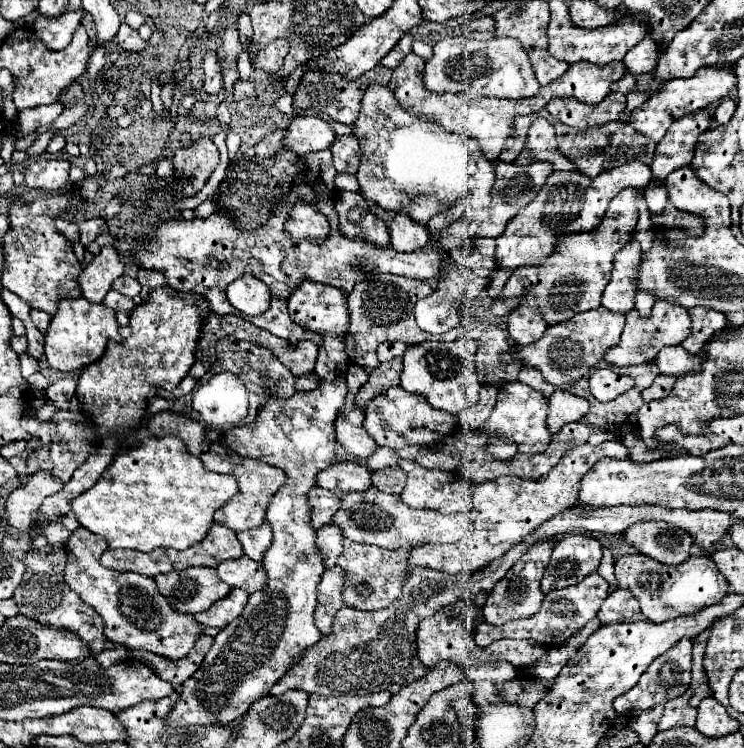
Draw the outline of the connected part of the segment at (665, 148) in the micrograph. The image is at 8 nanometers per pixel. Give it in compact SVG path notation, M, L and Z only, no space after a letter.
M694 111L670 125L666 137L658 143L652 175L668 177L674 169L682 165L690 165L694 157L694 145L700 133L704 133L712 125L712 119L706 111Z

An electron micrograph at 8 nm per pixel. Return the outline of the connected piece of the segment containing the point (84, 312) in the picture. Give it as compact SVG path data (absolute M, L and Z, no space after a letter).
M84 297L80 299L64 299L58 307L58 313L52 317L52 323L46 333L46 345L44 353L52 369L58 371L80 371L86 365L98 361L104 351L108 341L122 341L122 335L118 333L118 323L116 323L116 313L108 309L106 305L94 305L86 301Z

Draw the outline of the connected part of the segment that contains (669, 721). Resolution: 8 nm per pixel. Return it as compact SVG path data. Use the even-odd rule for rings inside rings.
M692 689L682 693L676 701L668 701L664 707L664 715L658 721L658 731L666 731L678 725L694 727L696 725L696 709L690 707L690 697L694 695Z

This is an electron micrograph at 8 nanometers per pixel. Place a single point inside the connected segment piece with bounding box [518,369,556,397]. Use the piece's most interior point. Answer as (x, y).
(531, 377)

